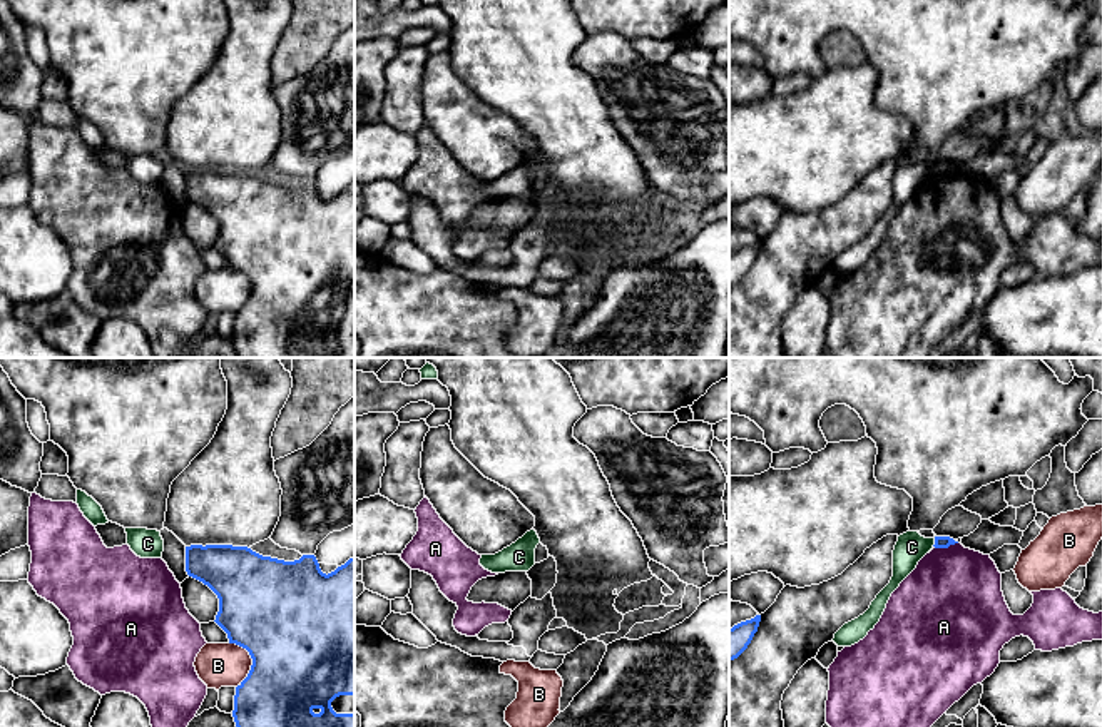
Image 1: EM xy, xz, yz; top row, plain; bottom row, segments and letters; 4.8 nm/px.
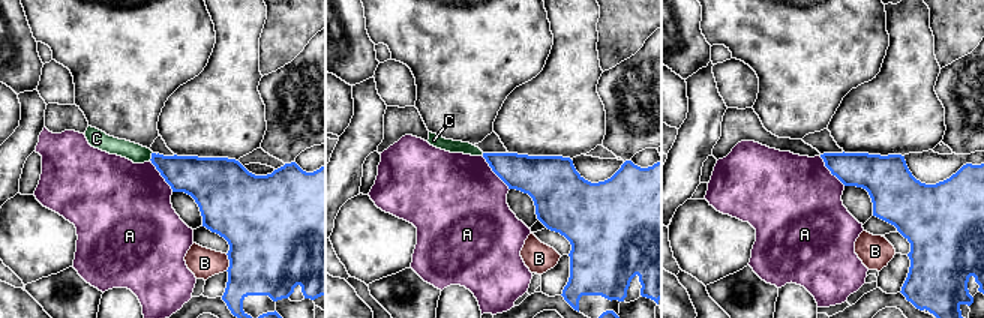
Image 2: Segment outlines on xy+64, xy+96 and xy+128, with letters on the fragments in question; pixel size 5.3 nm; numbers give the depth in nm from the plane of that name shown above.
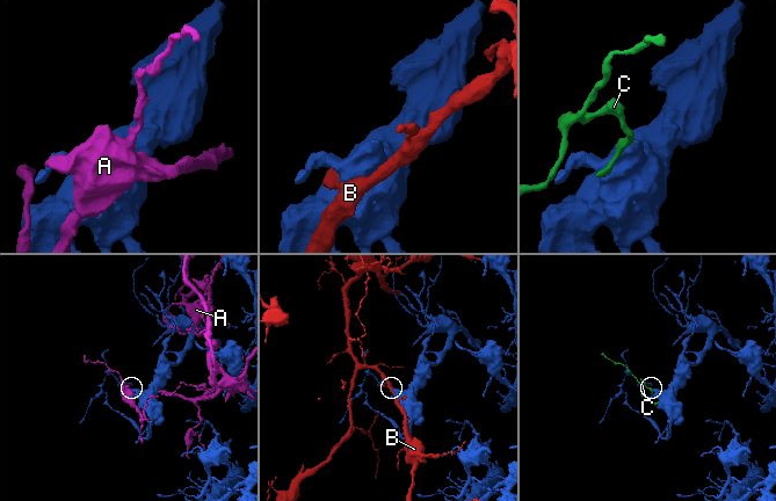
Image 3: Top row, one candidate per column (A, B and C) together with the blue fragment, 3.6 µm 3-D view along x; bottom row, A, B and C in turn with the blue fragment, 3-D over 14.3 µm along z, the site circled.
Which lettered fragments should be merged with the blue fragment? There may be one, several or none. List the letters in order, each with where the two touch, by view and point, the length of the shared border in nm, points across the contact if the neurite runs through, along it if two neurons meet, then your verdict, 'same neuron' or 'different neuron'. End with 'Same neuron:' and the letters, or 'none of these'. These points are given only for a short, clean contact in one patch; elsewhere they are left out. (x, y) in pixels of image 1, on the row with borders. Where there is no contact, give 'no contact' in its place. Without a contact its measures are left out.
A: meets blue in yz at (945, 547); contact 120 nm long; different neuron
B: meets blue in xy at (253, 660); contact 220 nm long; different neuron
C: meets blue in yz at (935, 540); contact 60 nm long; border along yz (935, 535), (932, 545); different neuron
Same neuron: none of these

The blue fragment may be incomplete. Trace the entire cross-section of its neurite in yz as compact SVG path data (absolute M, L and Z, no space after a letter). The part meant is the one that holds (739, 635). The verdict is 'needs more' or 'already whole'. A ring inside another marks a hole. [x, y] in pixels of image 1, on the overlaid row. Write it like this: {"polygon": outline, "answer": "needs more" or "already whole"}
{"polygon": "M756 615L729 628L729 660L737 658L747 648L758 632L759 622L761 615Z", "answer": "already whole"}

